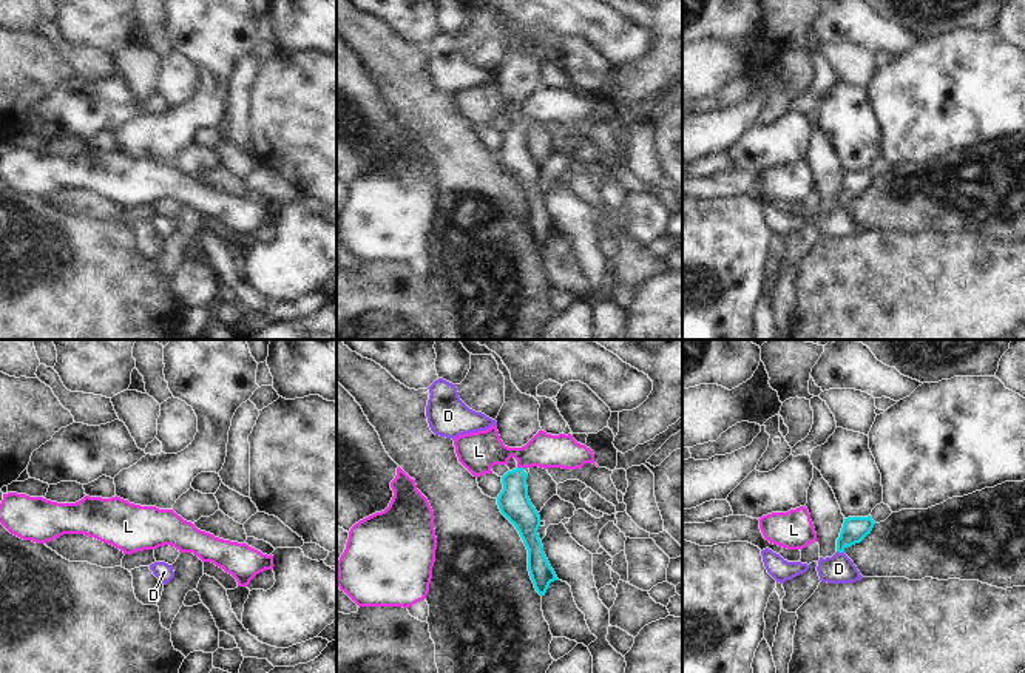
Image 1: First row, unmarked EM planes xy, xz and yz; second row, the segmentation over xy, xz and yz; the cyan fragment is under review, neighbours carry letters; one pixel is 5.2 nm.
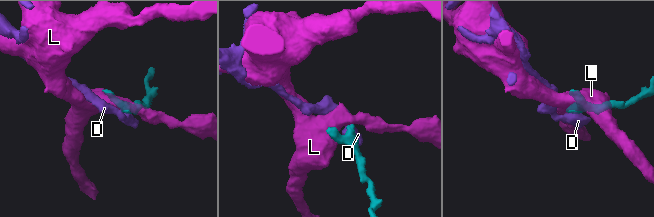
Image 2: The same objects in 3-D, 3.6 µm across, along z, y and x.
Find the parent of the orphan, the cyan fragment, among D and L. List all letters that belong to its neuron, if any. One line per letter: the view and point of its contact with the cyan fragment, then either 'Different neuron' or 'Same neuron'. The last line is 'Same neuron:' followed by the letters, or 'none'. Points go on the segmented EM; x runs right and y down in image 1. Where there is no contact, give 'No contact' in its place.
D: Touches cyan at yz (840, 551). Different neuron
L: Touches cyan at xz (520, 468). Different neuron
Same neuron: none

